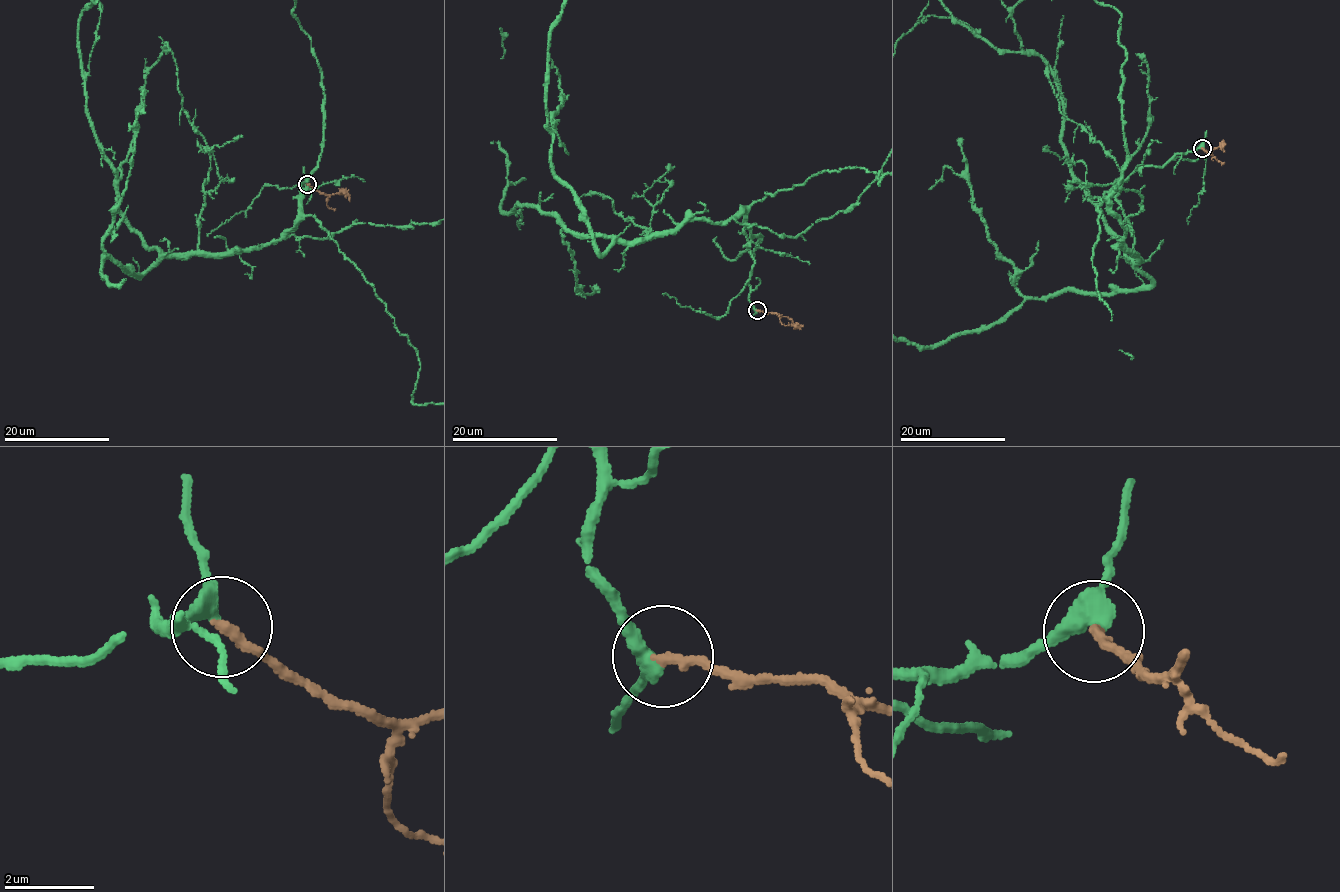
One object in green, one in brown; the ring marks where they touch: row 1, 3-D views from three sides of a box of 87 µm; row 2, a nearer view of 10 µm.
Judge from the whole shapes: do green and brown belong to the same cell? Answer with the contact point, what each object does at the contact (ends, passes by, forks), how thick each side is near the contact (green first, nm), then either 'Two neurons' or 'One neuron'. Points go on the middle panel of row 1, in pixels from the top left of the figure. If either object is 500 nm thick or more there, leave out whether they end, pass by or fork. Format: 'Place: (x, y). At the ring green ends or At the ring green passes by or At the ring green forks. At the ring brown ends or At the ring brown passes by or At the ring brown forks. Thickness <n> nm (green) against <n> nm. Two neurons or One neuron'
Place: (757, 310). At the ring green passes by. At the ring brown ends. Thickness 340 nm (green) against 240 nm. One neuron

